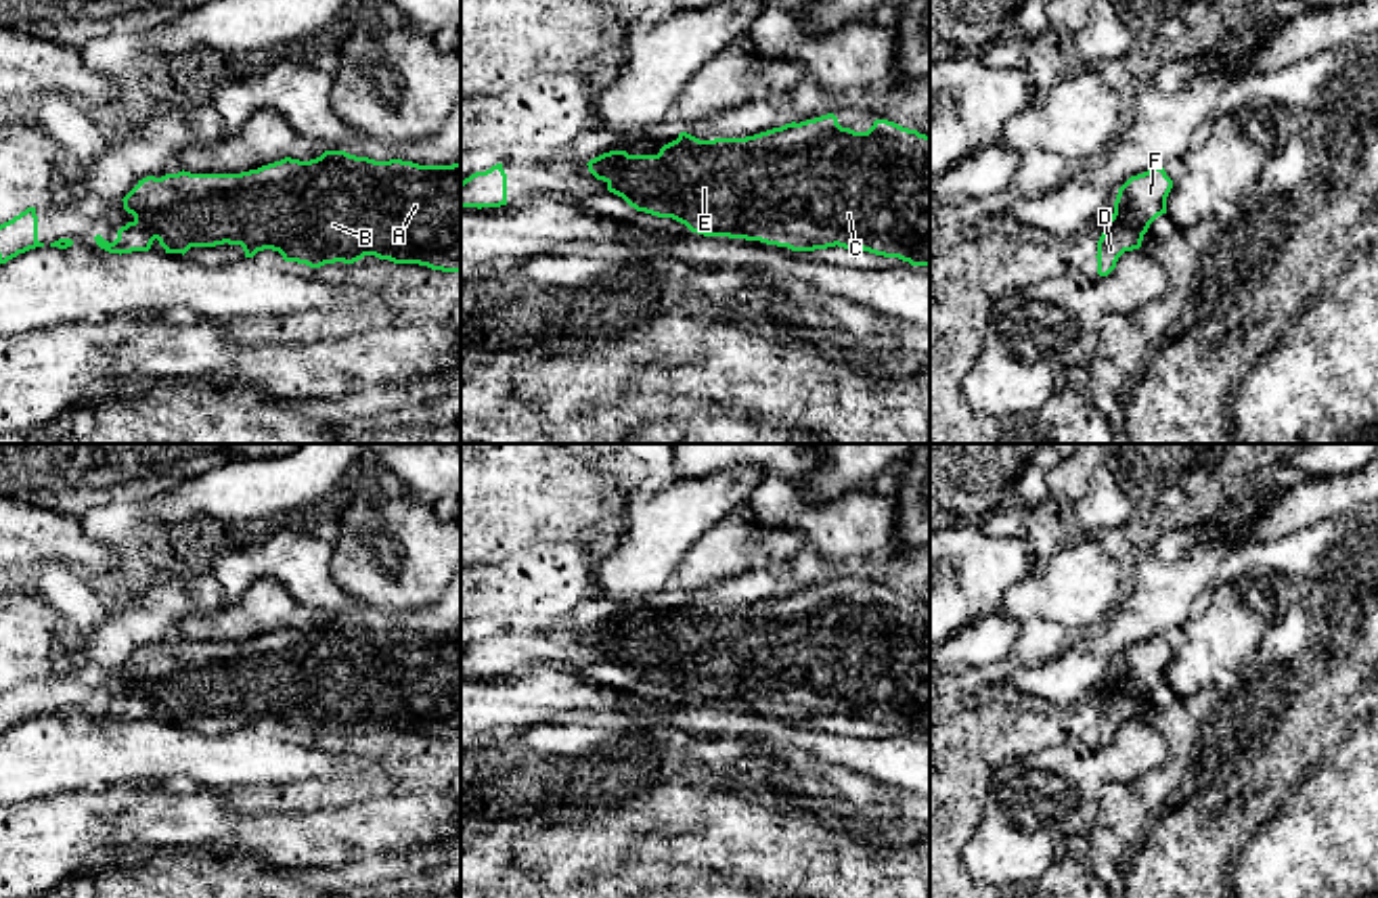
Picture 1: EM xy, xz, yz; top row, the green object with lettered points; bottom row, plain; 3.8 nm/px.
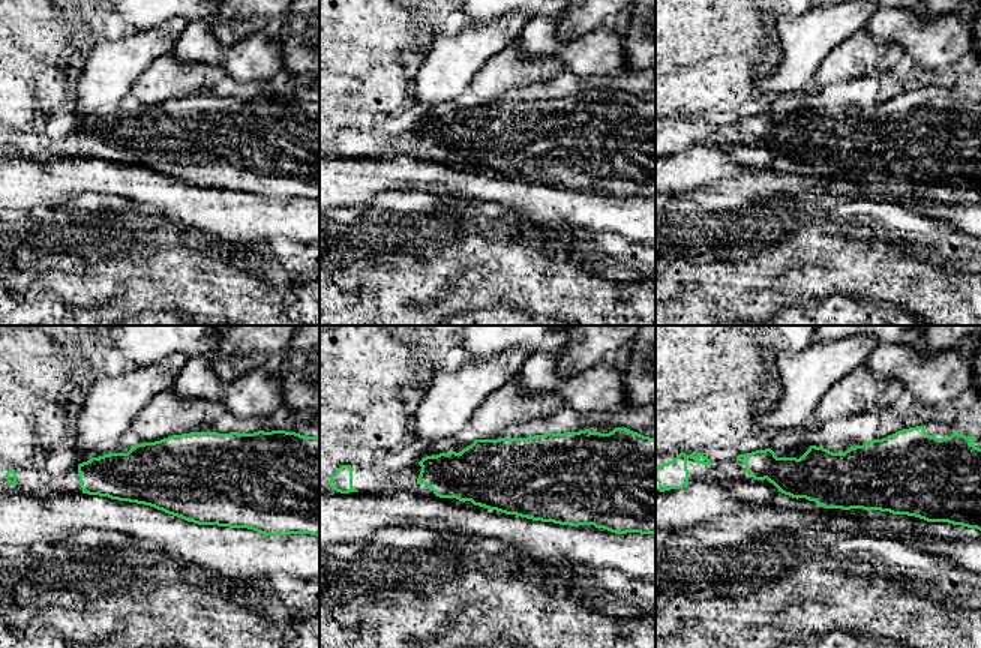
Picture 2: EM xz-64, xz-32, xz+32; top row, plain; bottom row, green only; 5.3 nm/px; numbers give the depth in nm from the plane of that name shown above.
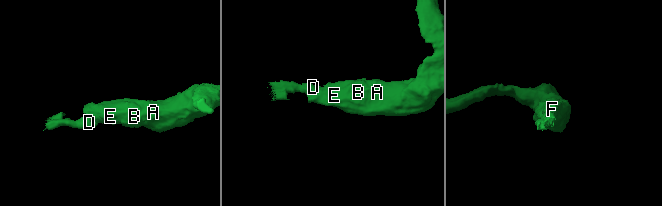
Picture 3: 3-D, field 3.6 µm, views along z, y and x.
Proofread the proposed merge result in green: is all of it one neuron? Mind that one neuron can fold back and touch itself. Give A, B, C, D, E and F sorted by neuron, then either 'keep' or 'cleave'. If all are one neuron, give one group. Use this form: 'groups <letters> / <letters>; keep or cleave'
groups A B C D E F; keep

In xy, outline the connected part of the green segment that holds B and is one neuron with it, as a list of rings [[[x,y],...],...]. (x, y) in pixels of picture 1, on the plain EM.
[[[325,620],[310,630],[285,626],[241,643],[182,638],[161,647],[147,645],[121,670],[134,689],[117,699],[113,712],[94,705],[109,722],[149,720],[157,708],[165,722],[182,724],[191,716],[228,712],[241,714],[245,726],[272,718],[285,731],[310,737],[375,724],[394,733],[461,741],[461,632],[419,634]]]

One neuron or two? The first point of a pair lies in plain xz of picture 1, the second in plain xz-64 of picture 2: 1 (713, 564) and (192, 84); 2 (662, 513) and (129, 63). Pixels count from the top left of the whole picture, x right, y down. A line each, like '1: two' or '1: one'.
1: one
2: one

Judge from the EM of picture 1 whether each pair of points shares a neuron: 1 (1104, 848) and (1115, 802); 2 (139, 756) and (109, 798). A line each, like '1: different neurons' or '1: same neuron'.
1: same neuron
2: different neurons

